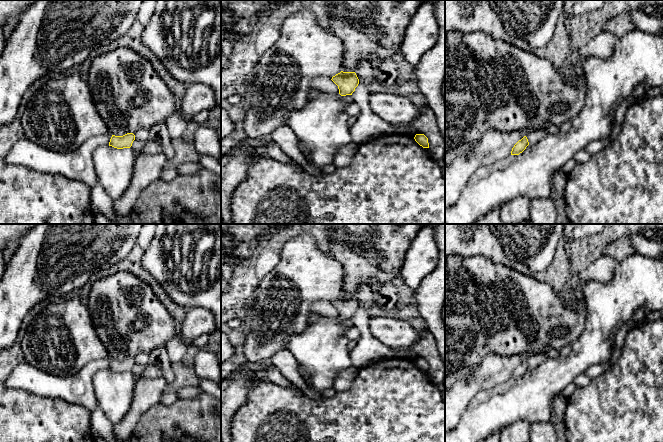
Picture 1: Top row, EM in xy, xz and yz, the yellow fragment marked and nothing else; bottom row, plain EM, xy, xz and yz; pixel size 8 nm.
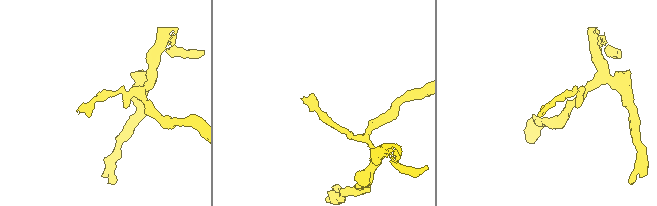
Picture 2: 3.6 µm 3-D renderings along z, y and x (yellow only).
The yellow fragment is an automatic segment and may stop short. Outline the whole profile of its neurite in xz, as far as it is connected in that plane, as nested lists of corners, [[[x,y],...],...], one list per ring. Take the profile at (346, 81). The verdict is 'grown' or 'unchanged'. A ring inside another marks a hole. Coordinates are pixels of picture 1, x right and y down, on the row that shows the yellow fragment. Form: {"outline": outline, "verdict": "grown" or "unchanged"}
{"outline": [[[343,72],[336,74],[331,79],[339,89],[341,96],[352,95],[359,84],[359,79],[355,72]]], "verdict": "unchanged"}

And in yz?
{"outline": [[[524,136],[521,140],[519,140],[514,147],[512,148],[511,155],[519,155],[522,153],[526,147],[529,145],[528,139]]], "verdict": "unchanged"}

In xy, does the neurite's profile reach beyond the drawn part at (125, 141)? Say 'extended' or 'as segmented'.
as segmented

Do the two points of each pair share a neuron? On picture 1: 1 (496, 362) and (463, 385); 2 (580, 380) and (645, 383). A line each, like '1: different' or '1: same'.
1: same
2: different

